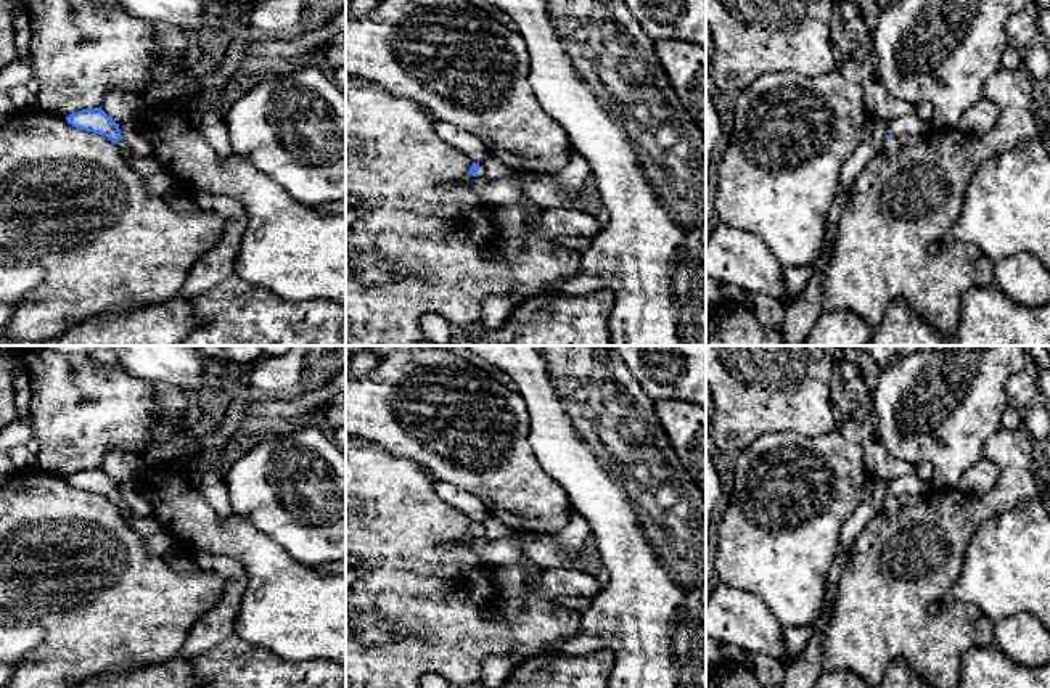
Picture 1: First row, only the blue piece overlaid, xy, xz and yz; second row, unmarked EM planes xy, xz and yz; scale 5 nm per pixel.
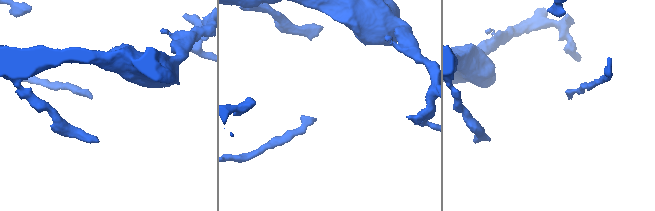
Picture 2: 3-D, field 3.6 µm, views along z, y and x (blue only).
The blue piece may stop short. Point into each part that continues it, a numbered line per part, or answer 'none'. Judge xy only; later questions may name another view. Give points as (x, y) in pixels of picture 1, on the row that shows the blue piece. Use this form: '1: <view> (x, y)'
1: xy (147, 166)

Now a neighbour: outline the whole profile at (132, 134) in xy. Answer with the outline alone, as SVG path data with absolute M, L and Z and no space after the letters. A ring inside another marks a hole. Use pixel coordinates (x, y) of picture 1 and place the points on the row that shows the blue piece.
M138 119L119 124L119 130L121 130L122 140L125 141L133 158L142 159L142 158L151 156L150 141Z

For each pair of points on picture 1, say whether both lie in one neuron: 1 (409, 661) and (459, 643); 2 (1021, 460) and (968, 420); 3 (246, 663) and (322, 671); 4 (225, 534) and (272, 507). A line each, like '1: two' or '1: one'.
1: one
2: two
3: one
4: two

